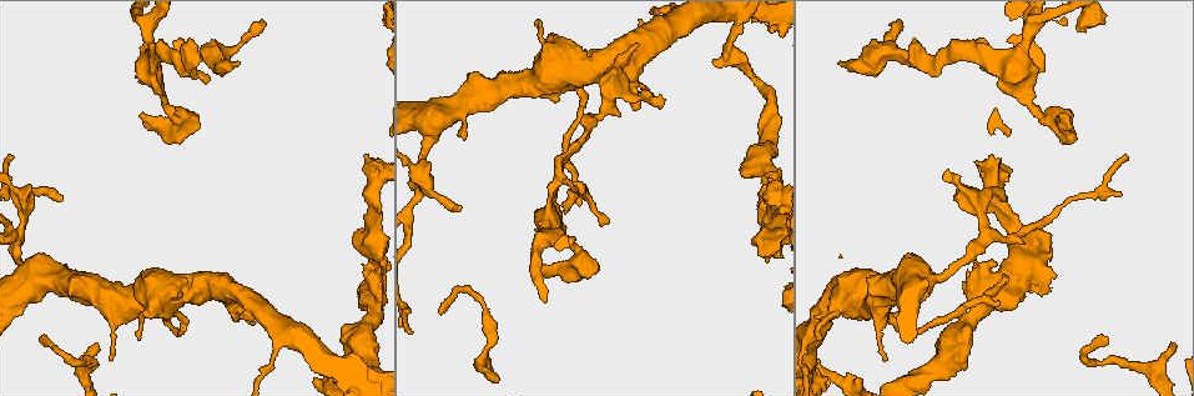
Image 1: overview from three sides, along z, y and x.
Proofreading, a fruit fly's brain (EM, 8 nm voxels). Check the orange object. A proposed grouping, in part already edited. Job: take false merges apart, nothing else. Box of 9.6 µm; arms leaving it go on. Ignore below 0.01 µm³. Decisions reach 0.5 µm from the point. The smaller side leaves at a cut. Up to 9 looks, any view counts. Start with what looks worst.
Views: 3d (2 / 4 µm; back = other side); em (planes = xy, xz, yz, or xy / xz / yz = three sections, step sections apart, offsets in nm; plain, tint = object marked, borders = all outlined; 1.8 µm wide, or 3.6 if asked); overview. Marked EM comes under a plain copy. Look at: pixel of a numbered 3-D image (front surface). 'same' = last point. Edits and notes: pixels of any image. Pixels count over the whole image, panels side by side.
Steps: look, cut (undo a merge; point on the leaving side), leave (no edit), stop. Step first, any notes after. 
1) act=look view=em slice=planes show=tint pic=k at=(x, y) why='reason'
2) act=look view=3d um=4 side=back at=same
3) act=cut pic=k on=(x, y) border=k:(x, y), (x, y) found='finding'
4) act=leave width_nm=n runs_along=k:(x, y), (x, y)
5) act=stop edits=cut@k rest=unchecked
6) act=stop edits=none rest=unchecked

act=look view=em slice=planes show=tint pic=1 at=(976, 202)

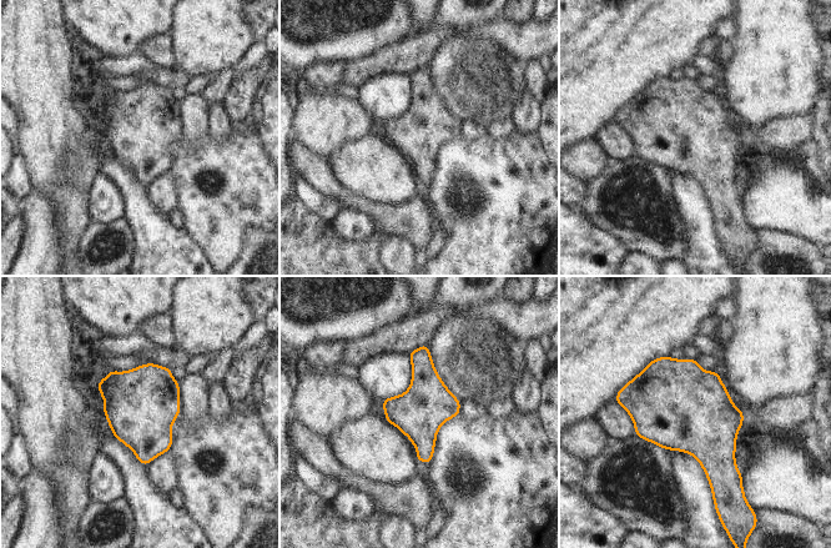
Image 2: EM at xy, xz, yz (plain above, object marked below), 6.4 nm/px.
act=leave width_nm=320 found='one cell here'

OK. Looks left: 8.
act=look view=3d um=4 pic=1 at=(479, 361) why='branch point'

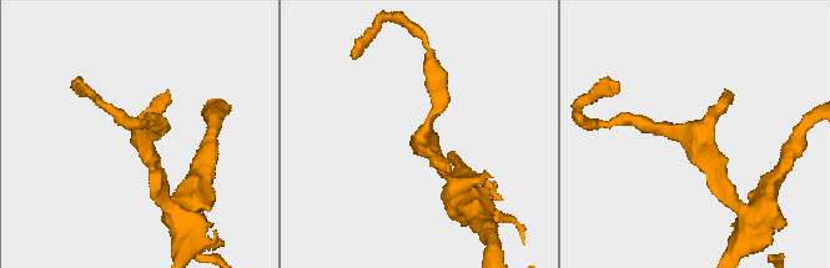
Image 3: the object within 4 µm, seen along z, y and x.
act=look view=em slice=xz step=4 show=tint pic=3 at=(422, 138)

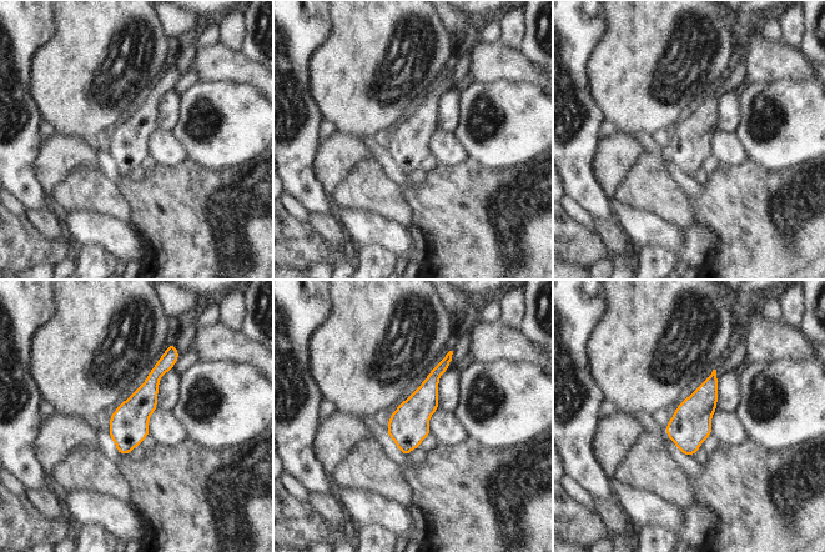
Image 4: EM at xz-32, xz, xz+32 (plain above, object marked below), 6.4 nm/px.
act=leave arms=3 runs_along=4:(170, 355), (131, 417), (122, 451) found='all the same cell'

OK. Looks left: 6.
act=look view=3d um=4 side=back pic=1 at=(62, 354)

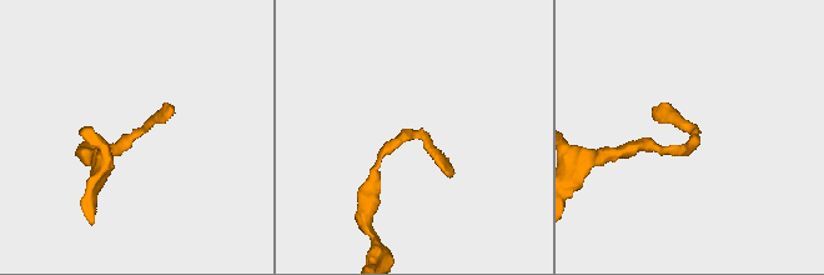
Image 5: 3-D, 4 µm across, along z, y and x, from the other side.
act=look view=em slice=xy step=16 show=tint pic=5 at=(416, 134)

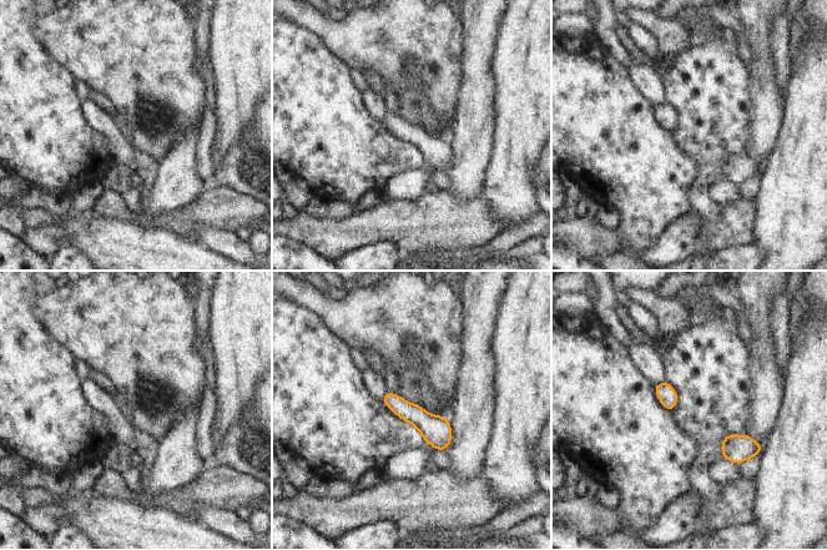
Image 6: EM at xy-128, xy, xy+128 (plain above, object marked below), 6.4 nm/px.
act=look view=em slice=planes show=tint at=same why='another direction'

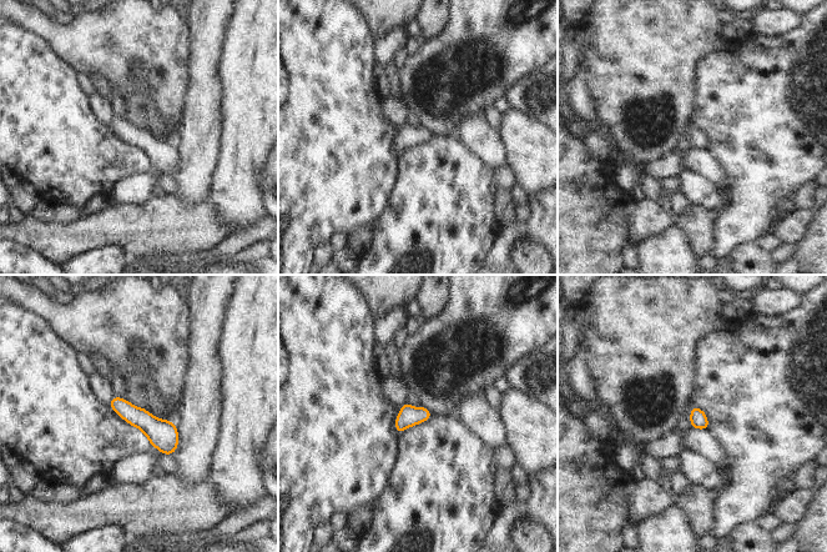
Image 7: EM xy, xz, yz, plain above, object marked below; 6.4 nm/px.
act=leave runs_along=7:(115, 400), (140, 417), (169, 451) found='one cell here'

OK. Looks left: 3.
act=look view=em um=3.6 slice=planes show=tint pic=1 at=(431, 131) why='thin arm on a thick one'

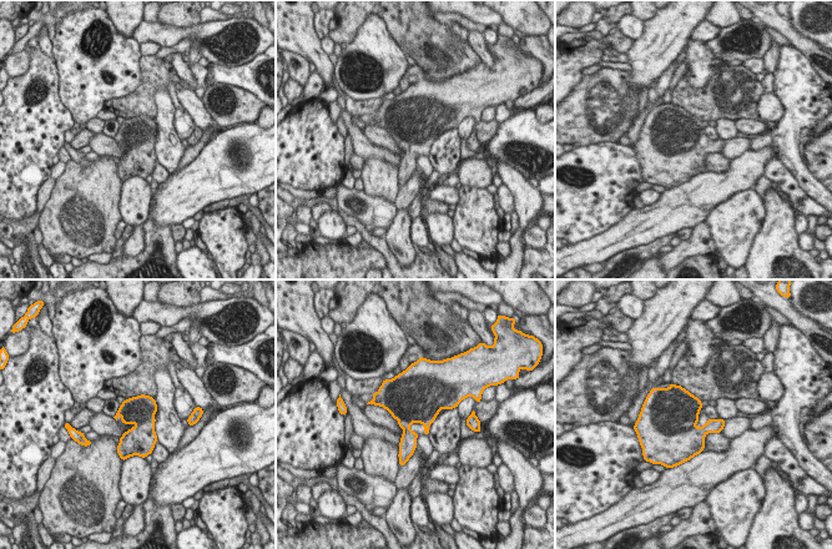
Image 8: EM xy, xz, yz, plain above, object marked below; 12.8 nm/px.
act=leave found='one cell here'

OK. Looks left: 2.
act=stop edits=none rest=unchecked

